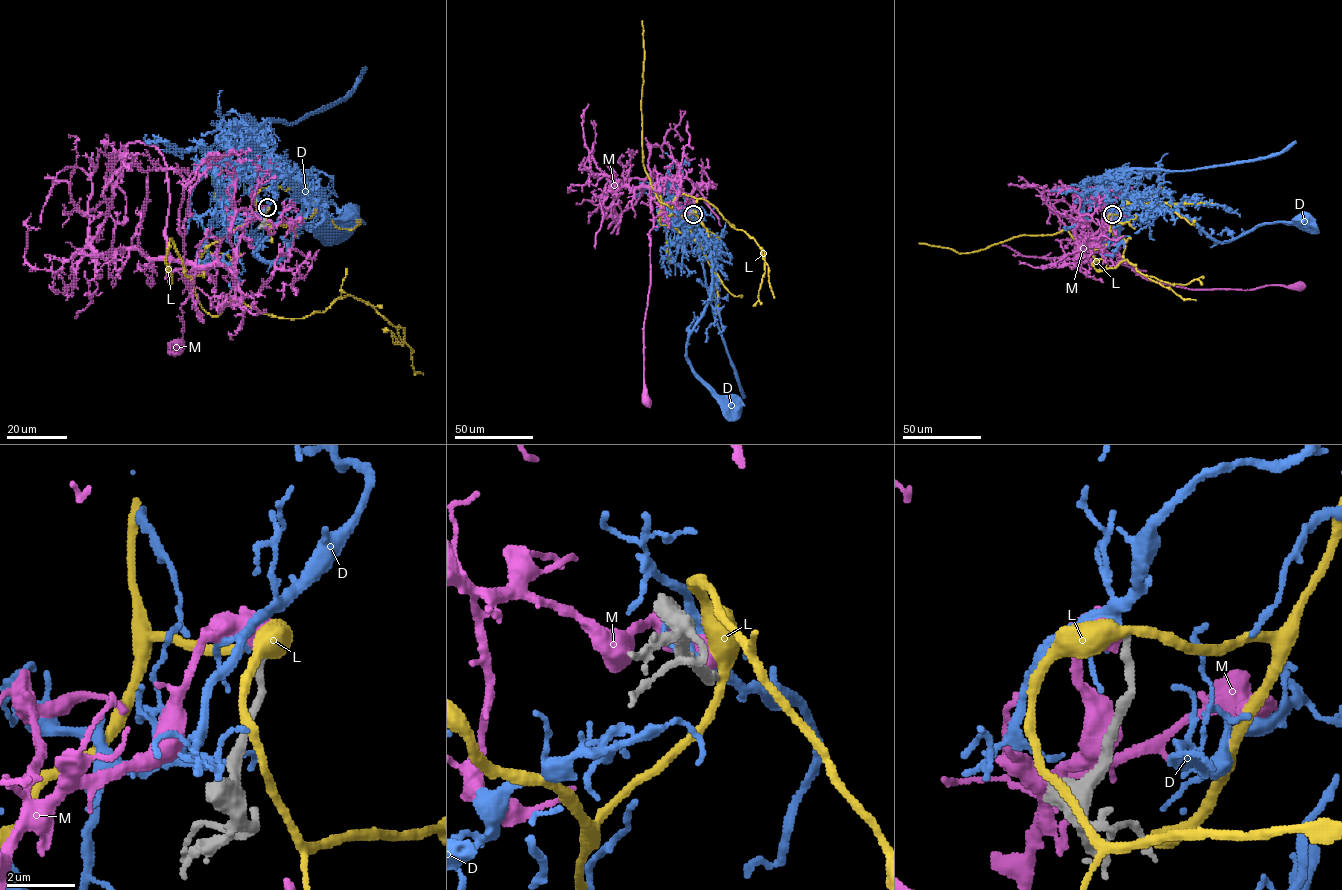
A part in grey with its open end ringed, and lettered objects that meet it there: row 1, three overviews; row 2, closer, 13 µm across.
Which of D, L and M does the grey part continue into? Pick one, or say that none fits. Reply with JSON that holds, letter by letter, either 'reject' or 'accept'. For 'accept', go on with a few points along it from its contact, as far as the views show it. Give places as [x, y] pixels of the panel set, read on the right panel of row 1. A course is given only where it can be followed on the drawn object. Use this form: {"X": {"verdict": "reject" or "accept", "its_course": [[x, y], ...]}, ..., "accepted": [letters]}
{"D": {"verdict": "reject"}, "L": {"verdict": "reject"}, "M": {"verdict": "reject"}, "accepted": []}

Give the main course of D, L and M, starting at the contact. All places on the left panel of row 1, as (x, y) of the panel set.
D: (267, 208), (276, 173), (301, 198), (302, 218), (284, 253), (267, 262), (253, 249), (260, 227), (350, 216)
L: (267, 208), (200, 256), (200, 305), (217, 315), (226, 295), (305, 318), (349, 295), (404, 342), (384, 330)
M: (267, 208), (245, 227), (232, 269), (185, 267), (190, 287), (181, 305), (184, 348), (170, 354), (175, 347)

